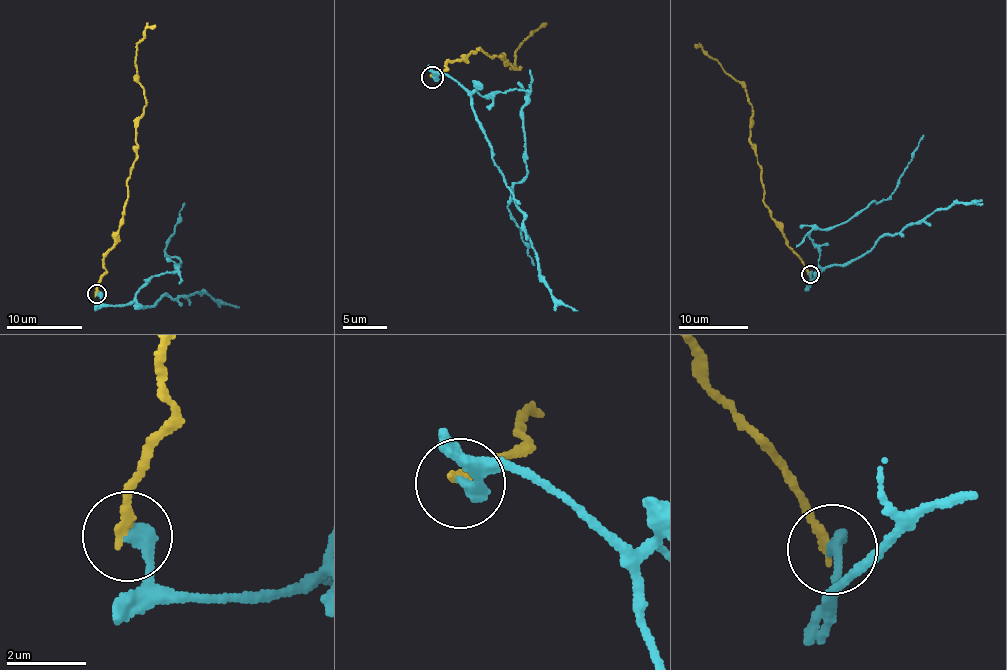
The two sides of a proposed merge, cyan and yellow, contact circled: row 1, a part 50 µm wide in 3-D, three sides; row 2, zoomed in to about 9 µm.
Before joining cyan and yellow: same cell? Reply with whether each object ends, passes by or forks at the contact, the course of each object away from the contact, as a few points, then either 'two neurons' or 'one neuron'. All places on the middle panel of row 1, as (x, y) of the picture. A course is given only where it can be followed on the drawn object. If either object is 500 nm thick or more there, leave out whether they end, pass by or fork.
cyan ends; yellow ends; course cyan (433, 76), (484, 95), (528, 95), (521, 119), (527, 174), (507, 204), (535, 264); course yellow (433, 76), (479, 47), (491, 58), (503, 53), (519, 70), (513, 63), (519, 45), (546, 23); two neurons

